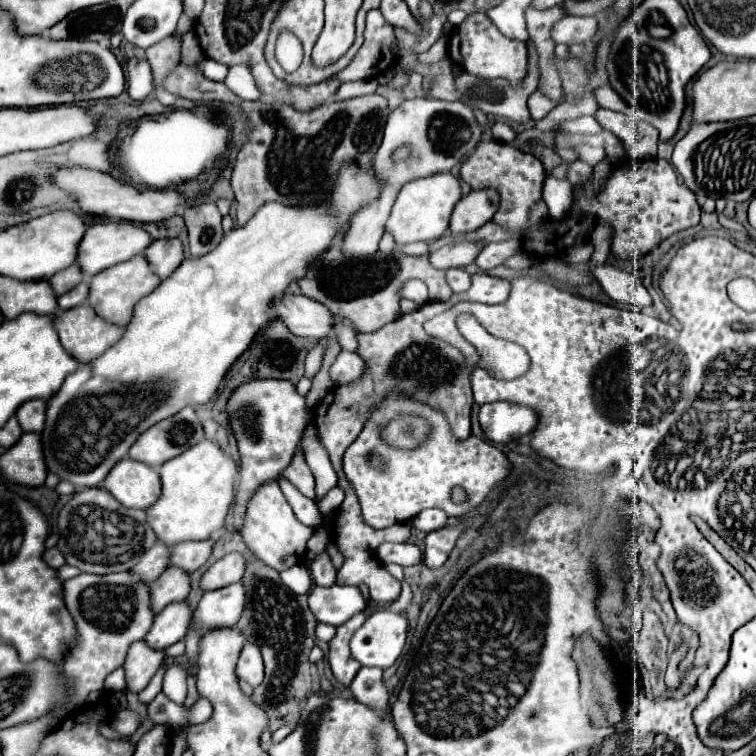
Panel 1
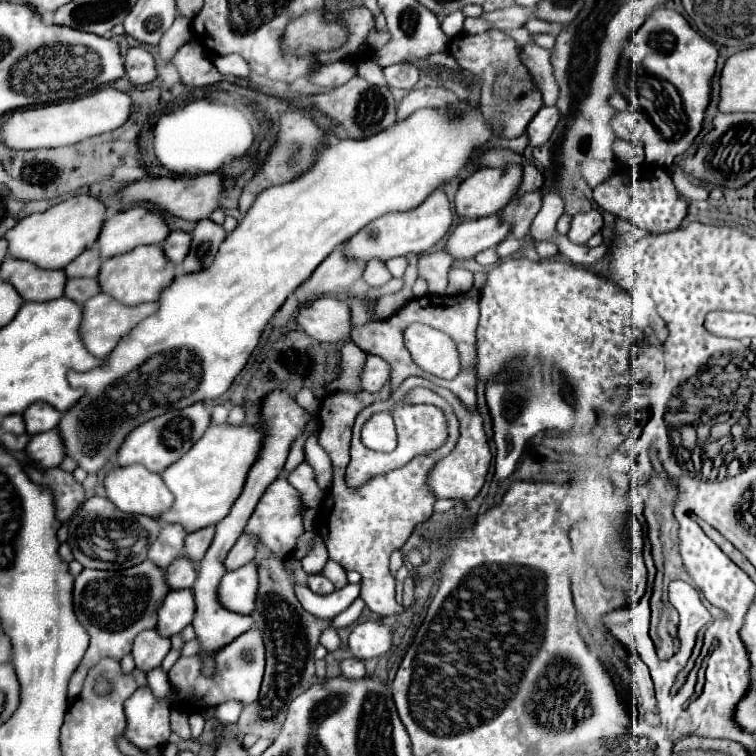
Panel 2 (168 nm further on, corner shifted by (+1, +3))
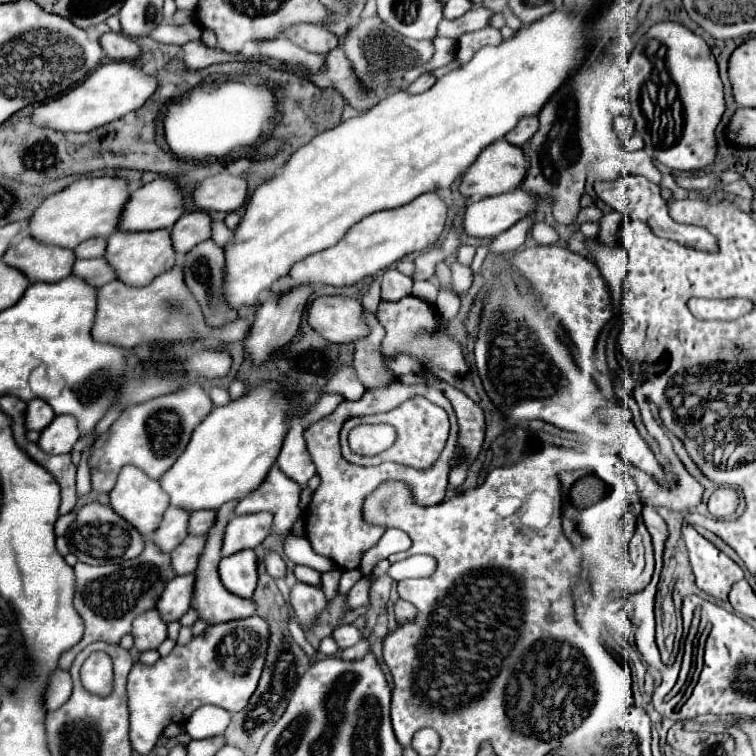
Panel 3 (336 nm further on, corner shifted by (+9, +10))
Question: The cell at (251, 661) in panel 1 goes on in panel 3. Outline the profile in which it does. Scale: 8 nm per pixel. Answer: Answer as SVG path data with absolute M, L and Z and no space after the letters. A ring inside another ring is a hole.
M249 616L243 620L231 620L223 624L209 626L203 634L195 636L187 646L175 646L169 656L159 658L153 666L145 666L141 662L133 664L129 672L127 682L127 694L129 694L129 738L131 746L139 754L149 754L159 736L163 734L163 728L169 724L179 724L191 718L191 714L203 706L213 704L219 706L231 714L241 712L251 694L257 688L265 654L267 654L267 642L269 642L269 624L261 616ZM249 630L253 630L259 636L259 648L257 656L249 664ZM225 636L243 636L245 638L245 672L231 674L223 668L223 664L217 660L217 646L223 642Z

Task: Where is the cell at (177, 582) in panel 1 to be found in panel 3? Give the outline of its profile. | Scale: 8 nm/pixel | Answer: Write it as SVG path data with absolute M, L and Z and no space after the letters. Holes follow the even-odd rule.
M189 534L173 552L171 552L171 562L177 574L191 574L197 570L197 562L199 556L203 552L203 546L207 542L207 534L205 536L193 536Z

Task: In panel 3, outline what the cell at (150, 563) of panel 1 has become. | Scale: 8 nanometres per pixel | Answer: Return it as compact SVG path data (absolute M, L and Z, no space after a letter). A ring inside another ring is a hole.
M169 506L159 528L153 532L153 542L163 550L163 552L173 552L177 544L183 542L183 538L189 534L187 524L189 522L189 512L183 508L173 508Z

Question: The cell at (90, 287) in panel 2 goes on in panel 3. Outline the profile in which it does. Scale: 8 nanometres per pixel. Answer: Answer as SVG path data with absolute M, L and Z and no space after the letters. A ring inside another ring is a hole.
M91 258L91 260L77 260L73 266L73 274L81 276L89 284L101 288L107 282L113 282L117 278L115 270L107 264L105 258Z

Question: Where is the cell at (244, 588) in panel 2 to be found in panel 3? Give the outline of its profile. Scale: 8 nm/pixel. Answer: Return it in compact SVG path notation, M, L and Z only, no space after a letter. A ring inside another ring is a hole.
M253 550L235 552L233 556L221 558L219 576L223 586L243 598L251 598L257 586L257 556Z

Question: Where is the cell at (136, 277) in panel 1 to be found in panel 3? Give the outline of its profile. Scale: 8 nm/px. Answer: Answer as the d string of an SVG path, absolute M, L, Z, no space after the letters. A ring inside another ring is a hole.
M115 230L109 236L105 260L115 268L117 278L131 286L147 286L153 278L175 266L175 250L171 242L171 230L151 230L151 232L127 232Z

